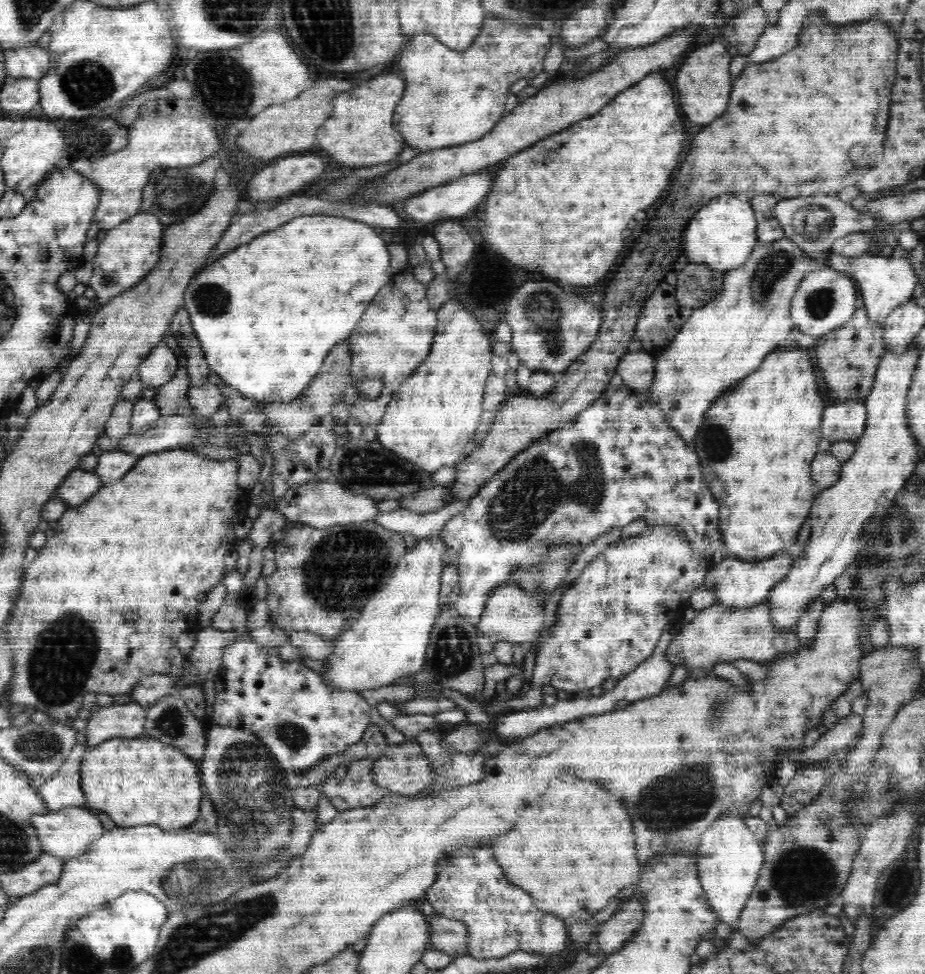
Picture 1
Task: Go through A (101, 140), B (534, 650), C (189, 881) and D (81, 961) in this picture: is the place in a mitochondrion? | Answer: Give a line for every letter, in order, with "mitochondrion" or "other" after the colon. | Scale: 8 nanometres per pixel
A: mitochondrion
B: other
C: mitochondrion
D: mitochondrion

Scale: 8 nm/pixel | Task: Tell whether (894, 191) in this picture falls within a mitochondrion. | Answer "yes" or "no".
no

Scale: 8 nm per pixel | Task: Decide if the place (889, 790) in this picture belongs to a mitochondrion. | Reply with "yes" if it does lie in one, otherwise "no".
yes

